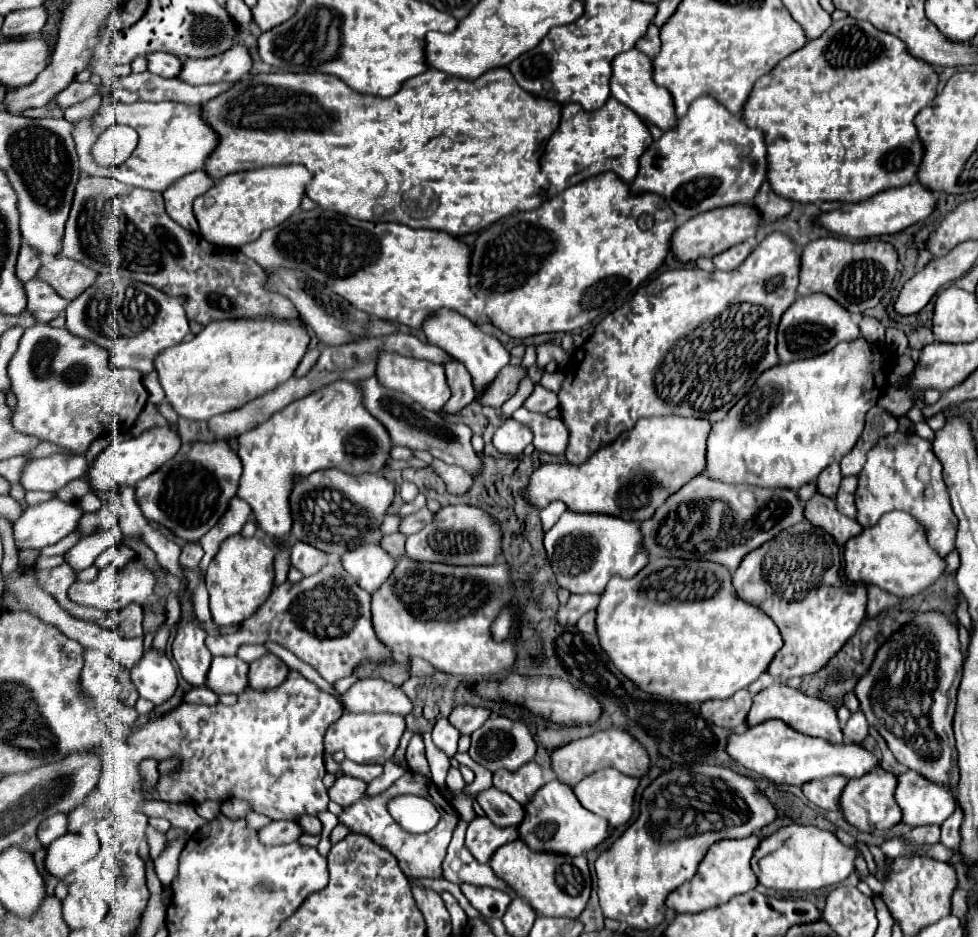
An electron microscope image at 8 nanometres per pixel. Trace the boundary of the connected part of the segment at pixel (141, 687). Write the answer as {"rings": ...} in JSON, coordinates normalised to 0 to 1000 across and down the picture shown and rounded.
{"rings":[[[153,689],[153,694],[135,713],[133,724],[135,724],[135,730],[139,732],[141,741],[157,751],[170,749],[182,732],[180,715],[178,715],[172,698],[160,694],[157,689]]]}

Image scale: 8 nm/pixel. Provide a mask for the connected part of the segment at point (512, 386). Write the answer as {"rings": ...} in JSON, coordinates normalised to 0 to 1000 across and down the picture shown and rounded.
{"rings":[[[517,388],[511,399],[507,401],[507,406],[501,410],[499,416],[495,416],[489,427],[497,433],[503,433],[503,435],[511,435],[521,423],[528,420],[530,416],[530,410],[534,403],[540,401],[540,393],[538,391],[524,391],[524,388]]]}

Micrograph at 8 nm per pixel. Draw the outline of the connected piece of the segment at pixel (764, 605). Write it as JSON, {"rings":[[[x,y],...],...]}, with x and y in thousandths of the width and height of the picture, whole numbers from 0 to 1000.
{"rings":[[[822,555],[763,591],[751,610],[748,623],[755,636],[759,632],[759,640],[777,647],[800,674],[802,689],[785,711],[796,728],[838,715],[883,662],[885,625],[867,623],[859,608],[861,593],[855,576]]]}

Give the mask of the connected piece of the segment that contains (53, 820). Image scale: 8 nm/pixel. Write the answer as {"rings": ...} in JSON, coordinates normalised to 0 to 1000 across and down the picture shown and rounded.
{"rings":[[[55,869],[51,873],[47,873],[41,884],[39,884],[39,894],[45,901],[45,905],[49,905],[57,894],[70,890],[70,871],[67,869]]]}

